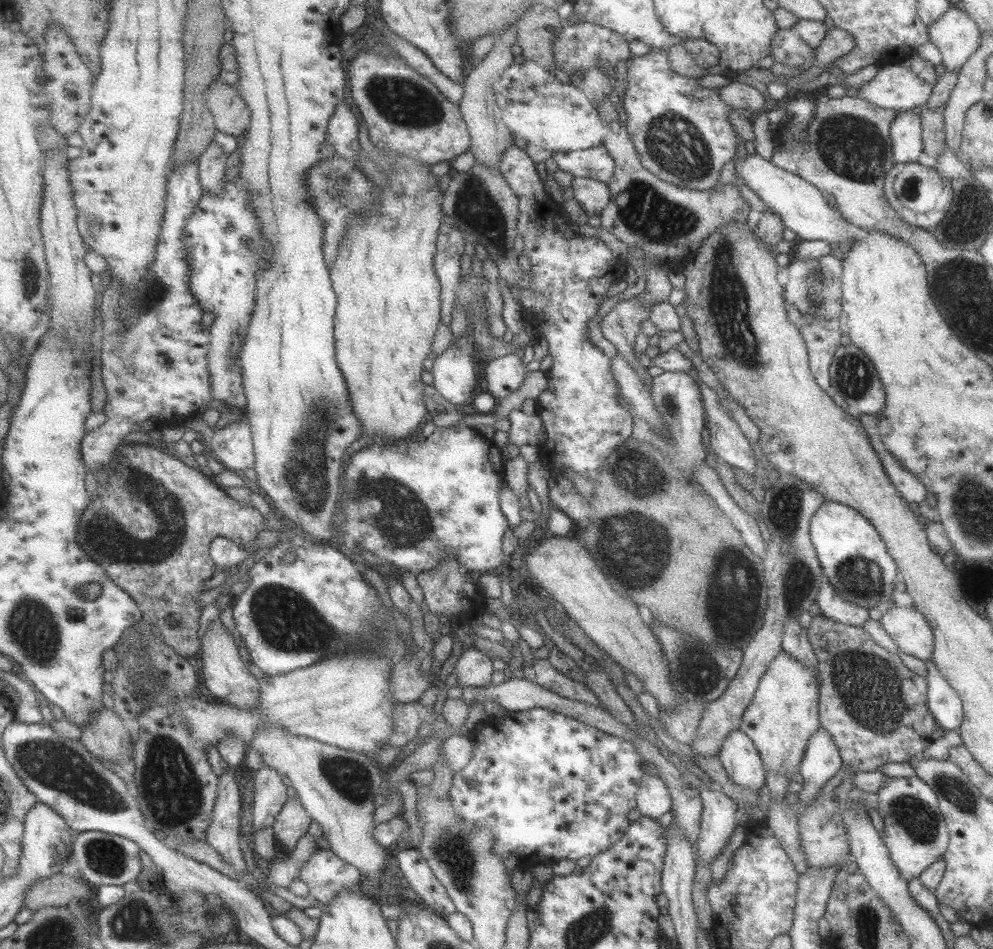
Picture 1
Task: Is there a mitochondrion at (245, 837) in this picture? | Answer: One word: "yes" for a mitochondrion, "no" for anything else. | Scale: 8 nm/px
no

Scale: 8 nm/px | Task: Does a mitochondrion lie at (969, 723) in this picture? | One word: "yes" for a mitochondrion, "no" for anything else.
no

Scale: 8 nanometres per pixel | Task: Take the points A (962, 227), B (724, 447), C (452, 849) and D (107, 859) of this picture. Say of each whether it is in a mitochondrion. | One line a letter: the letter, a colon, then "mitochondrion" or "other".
A: mitochondrion
B: other
C: mitochondrion
D: mitochondrion

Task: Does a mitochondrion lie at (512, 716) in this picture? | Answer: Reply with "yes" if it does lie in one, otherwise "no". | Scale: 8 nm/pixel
no

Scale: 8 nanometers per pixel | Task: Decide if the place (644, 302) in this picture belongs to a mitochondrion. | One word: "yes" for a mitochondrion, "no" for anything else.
no

